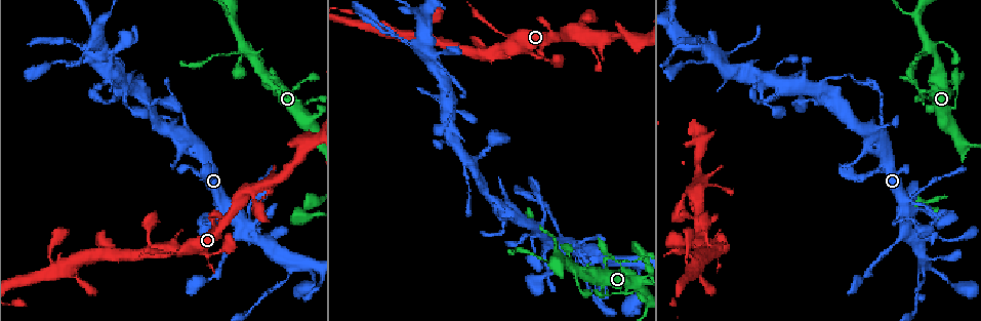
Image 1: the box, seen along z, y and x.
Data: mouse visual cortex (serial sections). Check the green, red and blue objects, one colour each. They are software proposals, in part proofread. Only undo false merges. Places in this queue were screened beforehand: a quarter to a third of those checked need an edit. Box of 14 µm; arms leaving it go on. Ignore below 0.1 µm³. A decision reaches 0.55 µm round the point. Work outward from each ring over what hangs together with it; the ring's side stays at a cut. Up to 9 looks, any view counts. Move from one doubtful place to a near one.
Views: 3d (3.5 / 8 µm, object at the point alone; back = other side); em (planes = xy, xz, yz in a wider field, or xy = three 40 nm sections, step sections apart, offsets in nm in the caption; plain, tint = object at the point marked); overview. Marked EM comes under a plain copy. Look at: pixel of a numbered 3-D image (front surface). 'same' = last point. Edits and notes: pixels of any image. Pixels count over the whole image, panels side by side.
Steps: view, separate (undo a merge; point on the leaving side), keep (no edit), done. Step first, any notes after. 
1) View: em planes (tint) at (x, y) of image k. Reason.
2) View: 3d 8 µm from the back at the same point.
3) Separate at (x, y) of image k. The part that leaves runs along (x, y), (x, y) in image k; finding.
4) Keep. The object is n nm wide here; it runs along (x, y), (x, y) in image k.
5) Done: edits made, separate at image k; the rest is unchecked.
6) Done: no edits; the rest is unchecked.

View: 3d 3.5 µm at (907, 227) of image 1. Arms part here.

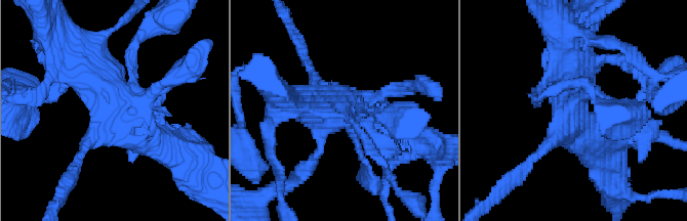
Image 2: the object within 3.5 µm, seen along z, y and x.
View: em xy step 5 (tint) at (352, 107) of image 2. Now the EM.

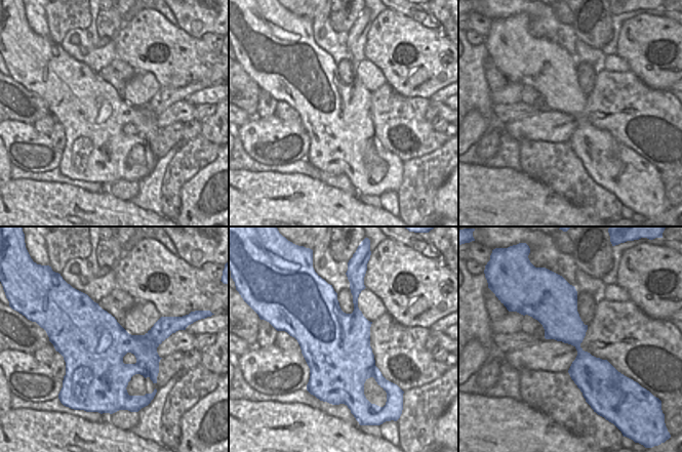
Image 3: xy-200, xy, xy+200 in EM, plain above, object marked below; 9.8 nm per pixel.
Keep. It runs along (66, 51), (134, 133), (160, 145) in image 2; all the same cell.

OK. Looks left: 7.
View: 3d 3.5 µm from the back at (618, 265) of image 1. Three arms meet.

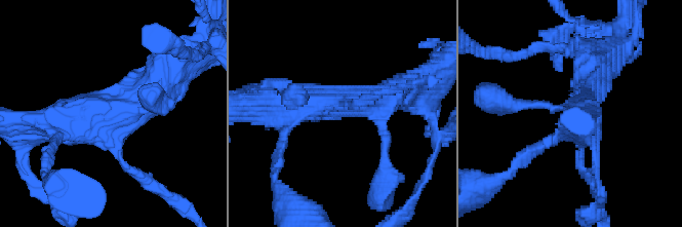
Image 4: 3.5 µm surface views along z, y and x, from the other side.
View: em xy step 1 (tint) at (111, 119) of image 4. 3 arms meet here; the arms are 100, 400, 500 nm wide; now the EM.

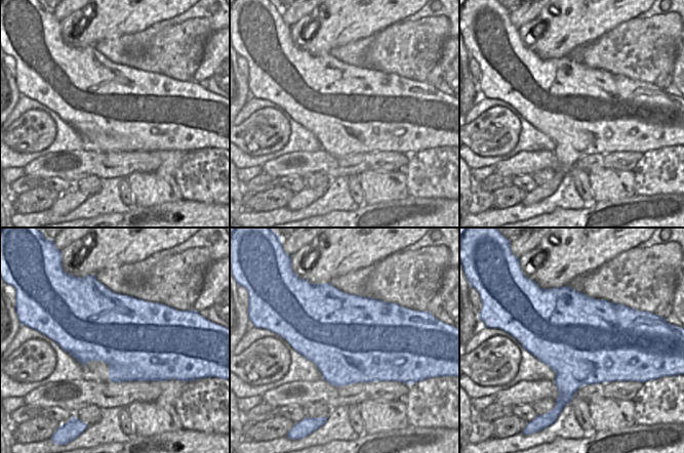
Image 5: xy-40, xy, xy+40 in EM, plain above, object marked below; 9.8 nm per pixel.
Keep. It runs along (165, 74), (137, 106), (55, 131) in image 4; all the same cell.

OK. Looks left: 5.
View: 3d 3.5 µm at (634, 261) of image 1. Sharp bend.

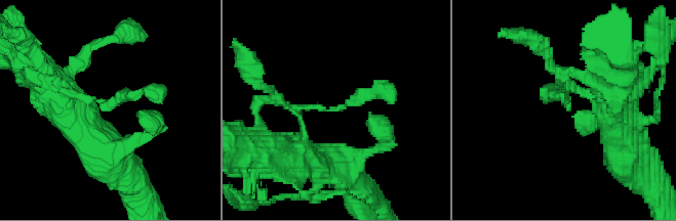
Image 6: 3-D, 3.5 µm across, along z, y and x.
View: em xy step 1 (tint) at (562, 100) of image 6. The arms are 100, 200 nm wide.

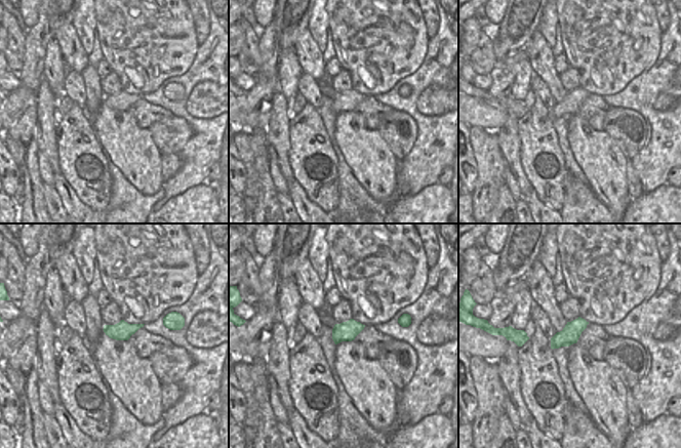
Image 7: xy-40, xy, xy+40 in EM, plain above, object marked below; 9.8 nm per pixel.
Keep. It runs along (73, 93), (111, 102), (164, 87) in image 6; one cell here.

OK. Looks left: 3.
View: 3d 3.5 µm at (211, 253) of image 1. Thin neck.

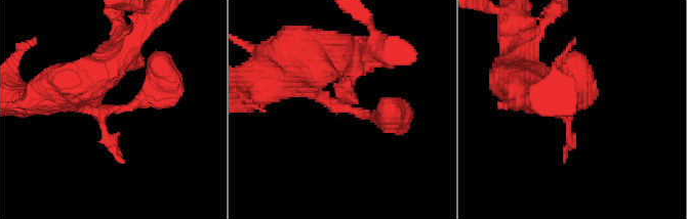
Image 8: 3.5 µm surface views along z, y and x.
View: em xy step 3 (tint) at (116, 111) of image 8. Need the tissue.

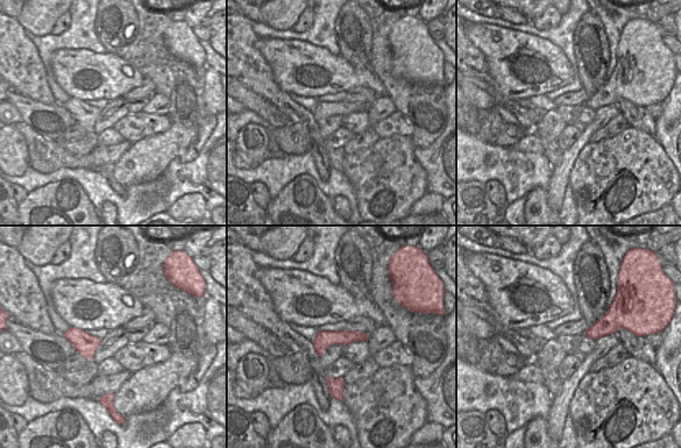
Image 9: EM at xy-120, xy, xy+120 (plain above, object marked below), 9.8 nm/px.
Keep. It runs along (365, 335), (329, 337), (315, 342) in image 9; continuous, no second cell.

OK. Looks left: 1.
Done: no edits; the rest is unchecked.

